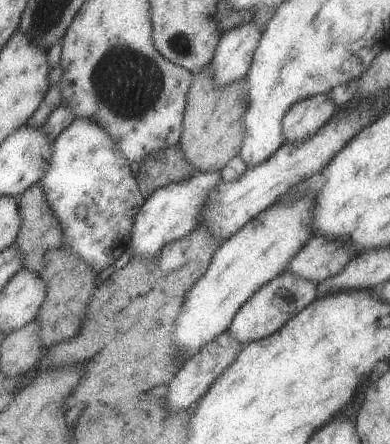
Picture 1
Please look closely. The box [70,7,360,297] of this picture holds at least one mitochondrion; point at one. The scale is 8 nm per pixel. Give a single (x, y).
(129, 83)

